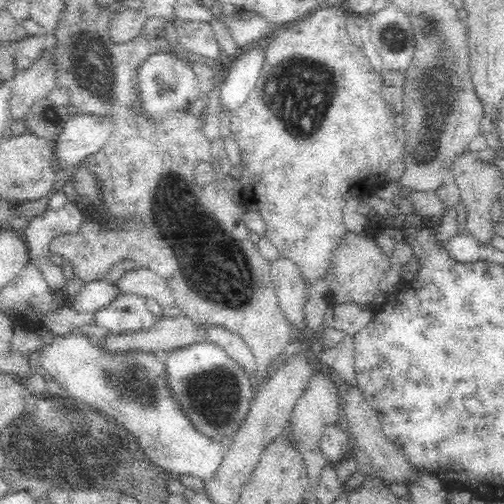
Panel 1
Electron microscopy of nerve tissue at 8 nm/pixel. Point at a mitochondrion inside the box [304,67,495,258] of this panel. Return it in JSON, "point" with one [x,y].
{"point":[437,96]}

